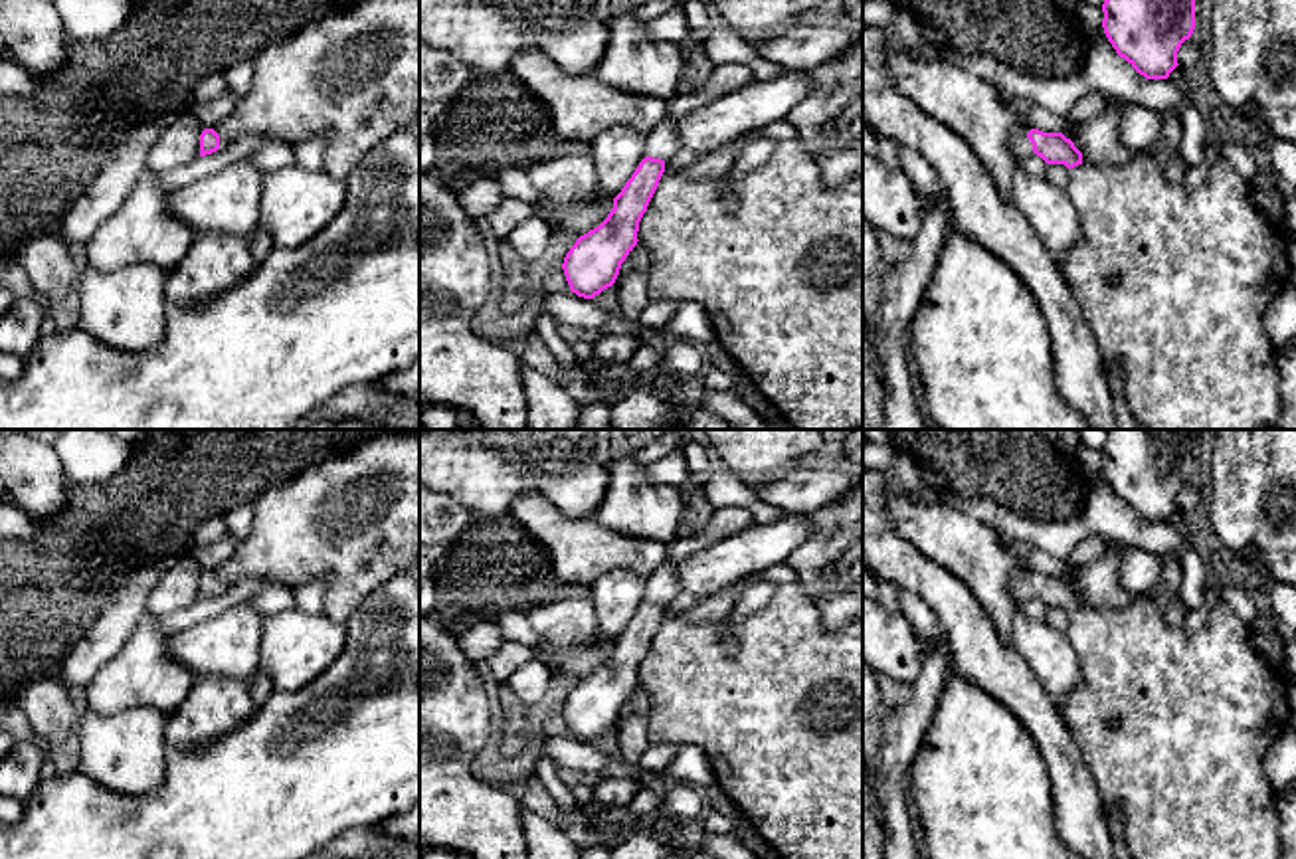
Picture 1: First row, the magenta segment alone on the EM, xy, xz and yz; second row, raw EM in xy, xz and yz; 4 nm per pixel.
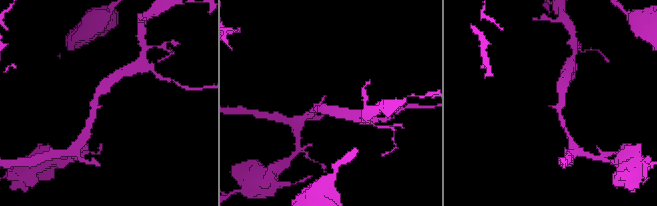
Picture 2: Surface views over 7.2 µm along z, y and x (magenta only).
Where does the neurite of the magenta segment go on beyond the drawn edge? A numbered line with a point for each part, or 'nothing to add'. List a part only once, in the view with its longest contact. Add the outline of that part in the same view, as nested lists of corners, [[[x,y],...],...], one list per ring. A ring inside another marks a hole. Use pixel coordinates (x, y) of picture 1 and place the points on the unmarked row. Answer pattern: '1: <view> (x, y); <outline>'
1: xz (663, 584); [[[744,507],[716,509],[708,525],[691,536],[677,536],[669,558],[645,580],[645,600],[667,604],[681,594],[679,564],[710,544],[748,528],[754,515]]]

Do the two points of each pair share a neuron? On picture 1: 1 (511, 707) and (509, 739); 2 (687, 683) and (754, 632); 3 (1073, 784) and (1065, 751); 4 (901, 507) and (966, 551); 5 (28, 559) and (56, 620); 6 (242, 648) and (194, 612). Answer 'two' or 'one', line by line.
1: one
2: one
3: one
4: one
5: one
6: two

